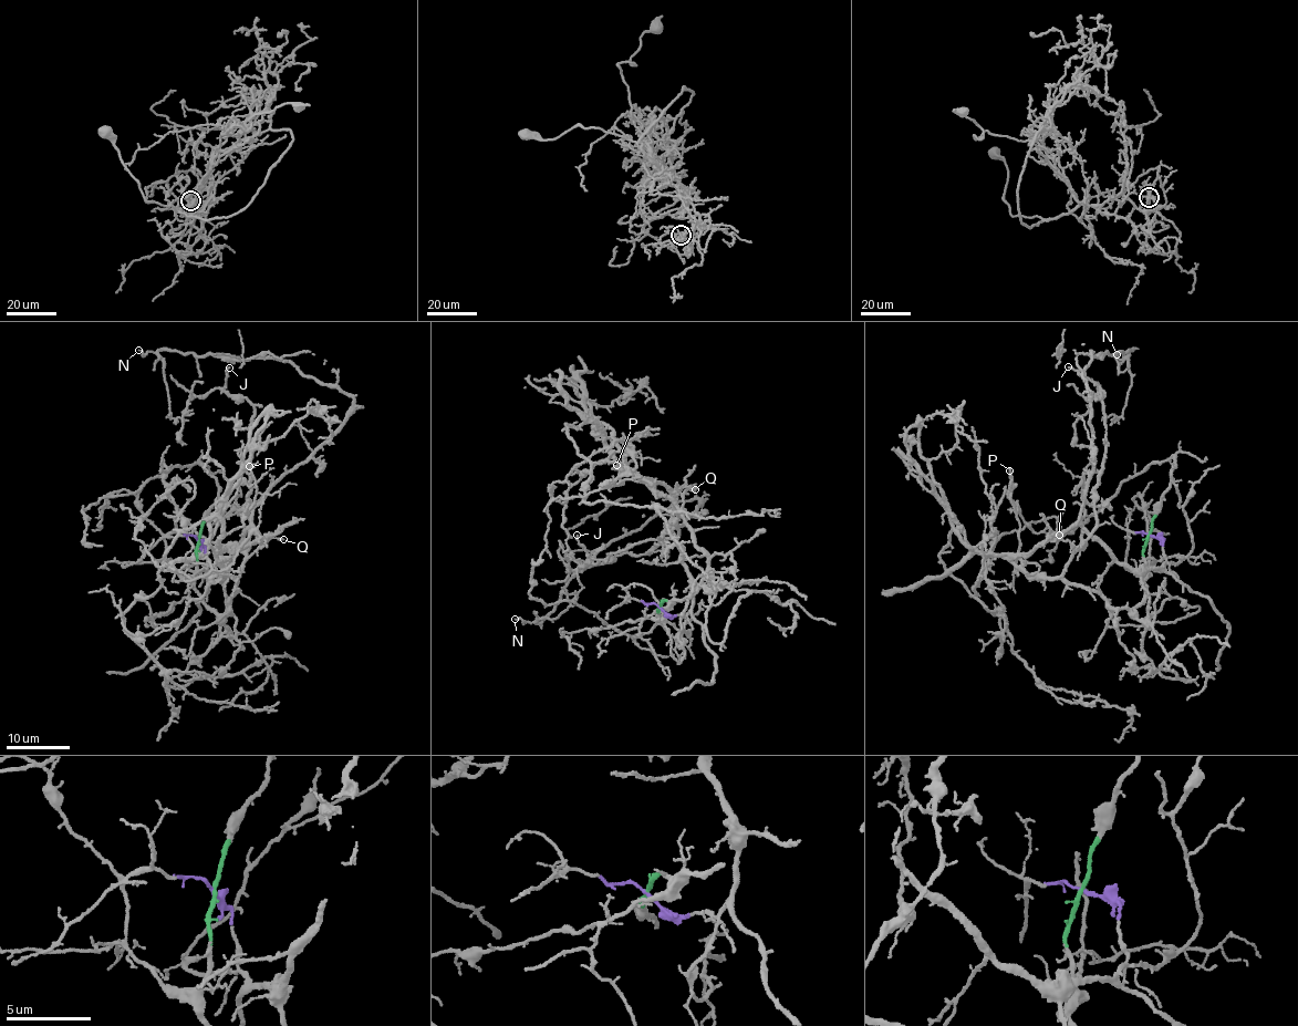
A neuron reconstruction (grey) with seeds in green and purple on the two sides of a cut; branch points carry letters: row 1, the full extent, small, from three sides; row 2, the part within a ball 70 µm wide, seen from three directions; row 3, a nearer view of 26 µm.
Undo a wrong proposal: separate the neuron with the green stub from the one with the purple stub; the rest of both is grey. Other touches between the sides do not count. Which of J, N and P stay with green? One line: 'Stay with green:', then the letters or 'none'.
Stay with green: J, P

